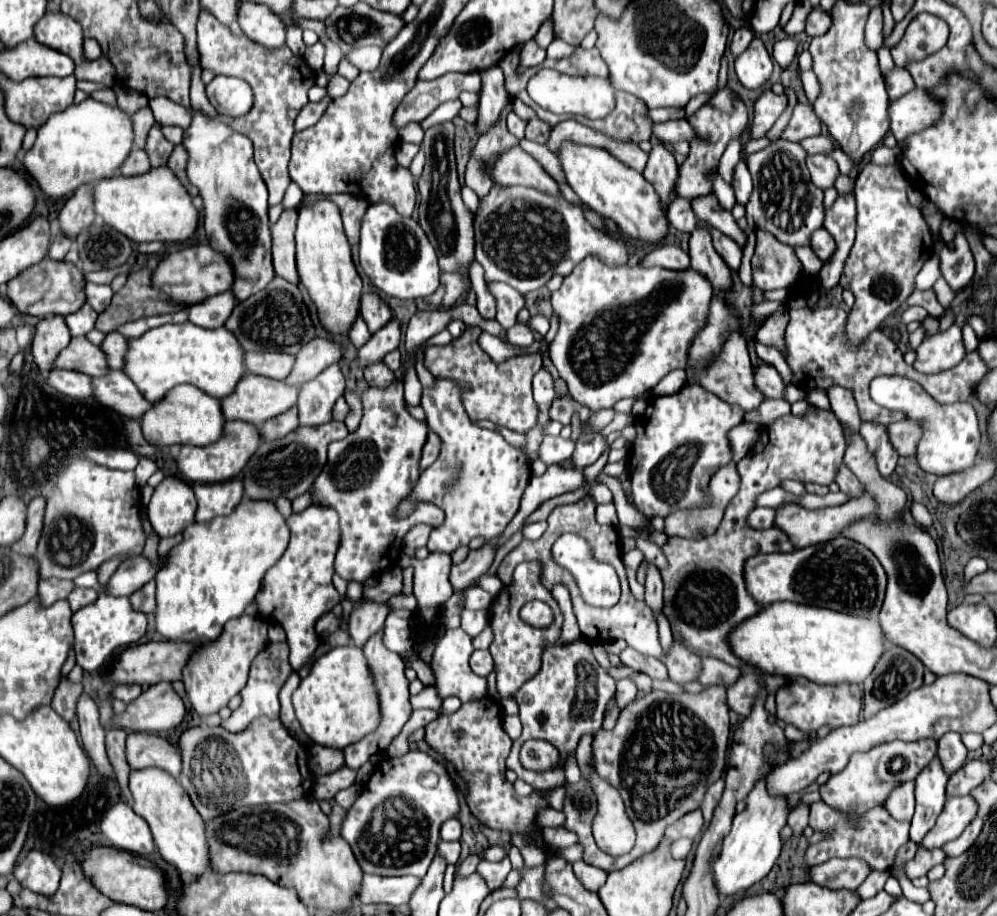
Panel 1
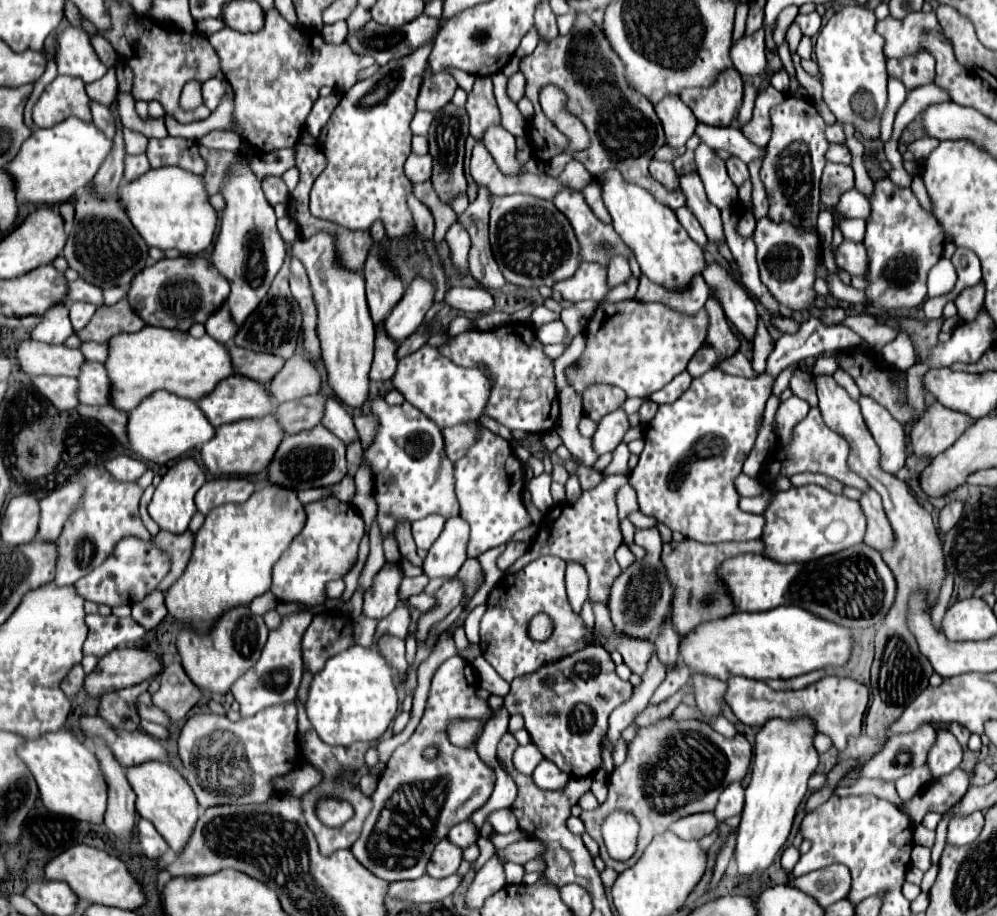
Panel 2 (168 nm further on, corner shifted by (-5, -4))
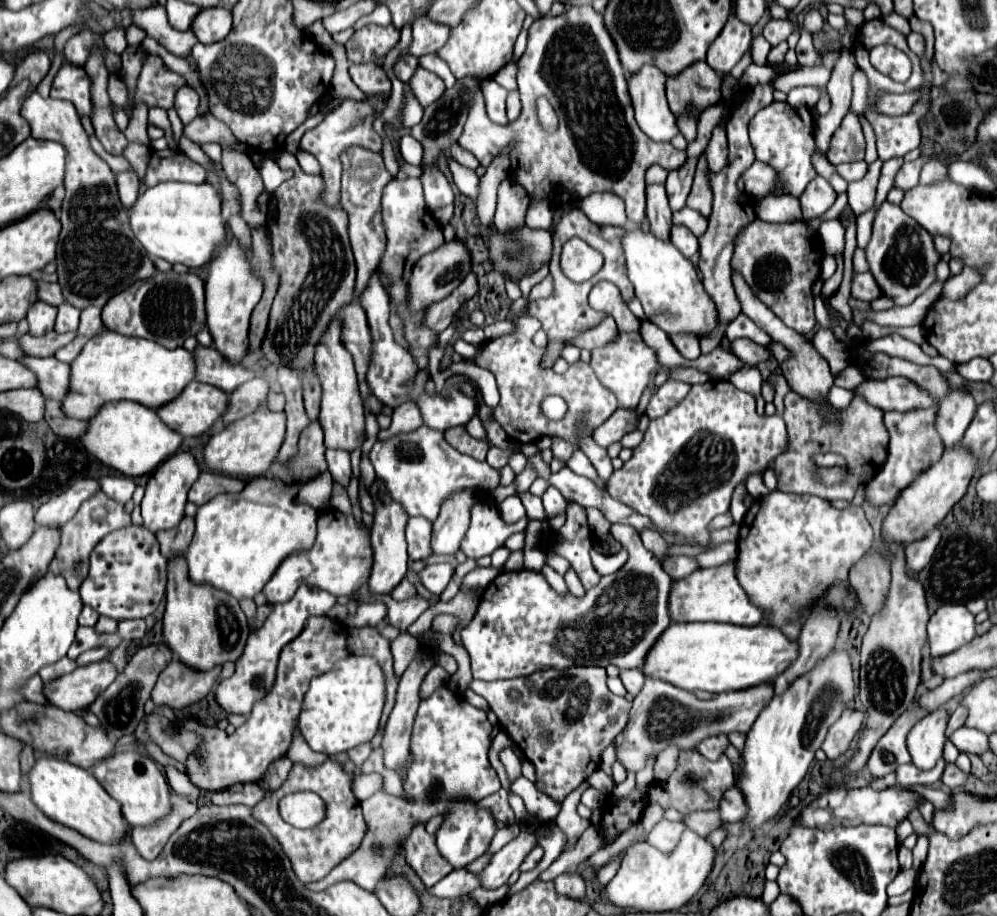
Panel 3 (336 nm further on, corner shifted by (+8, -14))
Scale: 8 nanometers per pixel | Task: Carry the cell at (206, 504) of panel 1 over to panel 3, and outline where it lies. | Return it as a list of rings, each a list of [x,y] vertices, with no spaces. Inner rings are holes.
[[[203,472],[189,490],[189,502],[193,502],[195,506],[203,506],[217,494],[239,494],[243,486],[245,482],[241,478]]]

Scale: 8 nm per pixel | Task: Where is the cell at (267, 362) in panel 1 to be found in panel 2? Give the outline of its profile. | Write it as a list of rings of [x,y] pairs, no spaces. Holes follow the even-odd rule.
[[[228,344],[228,354],[232,358],[234,372],[252,378],[260,384],[268,384],[274,378],[274,374],[280,370],[280,366],[284,366],[282,358],[276,358],[272,354],[256,354],[236,344]]]

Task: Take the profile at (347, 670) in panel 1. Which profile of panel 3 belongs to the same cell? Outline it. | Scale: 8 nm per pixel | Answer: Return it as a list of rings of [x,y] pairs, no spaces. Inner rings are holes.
[[[349,654],[337,664],[335,670],[311,680],[299,716],[299,730],[313,752],[335,756],[339,752],[347,752],[359,744],[365,744],[375,736],[383,704],[385,682],[381,666],[371,656]]]

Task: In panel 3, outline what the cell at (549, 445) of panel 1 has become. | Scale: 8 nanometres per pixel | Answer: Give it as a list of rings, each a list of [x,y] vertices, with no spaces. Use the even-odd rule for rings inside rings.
[[[549,486],[549,488],[545,490],[545,494],[541,496],[541,500],[543,500],[543,506],[545,506],[547,520],[553,518],[553,516],[557,516],[559,512],[563,512],[563,510],[567,508],[567,502],[563,500],[561,492],[559,492],[557,488],[553,488],[553,486]]]

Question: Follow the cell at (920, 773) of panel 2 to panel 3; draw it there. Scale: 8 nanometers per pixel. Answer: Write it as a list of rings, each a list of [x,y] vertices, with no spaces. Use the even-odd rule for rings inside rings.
[[[939,760],[937,766],[933,770],[927,770],[927,772],[915,768],[915,764],[903,764],[901,768],[897,768],[897,784],[903,784],[903,786],[935,784],[941,778],[943,768],[945,768],[945,760]]]

